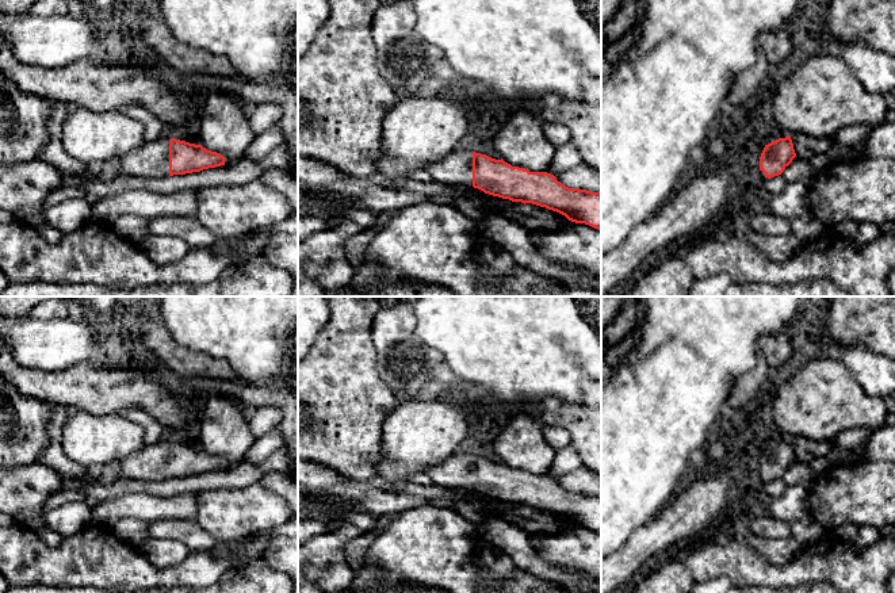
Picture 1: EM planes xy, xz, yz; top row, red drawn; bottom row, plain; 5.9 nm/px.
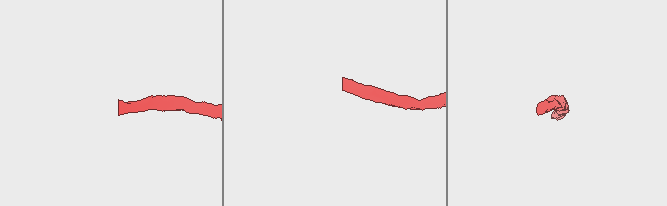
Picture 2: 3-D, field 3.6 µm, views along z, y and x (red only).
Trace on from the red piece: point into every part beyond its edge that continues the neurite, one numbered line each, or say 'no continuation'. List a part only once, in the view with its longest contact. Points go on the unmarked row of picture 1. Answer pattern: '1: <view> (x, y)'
1: xy (150, 463)

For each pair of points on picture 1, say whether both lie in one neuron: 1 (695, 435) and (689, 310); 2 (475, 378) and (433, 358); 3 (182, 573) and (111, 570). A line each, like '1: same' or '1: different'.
1: same
2: different
3: same

